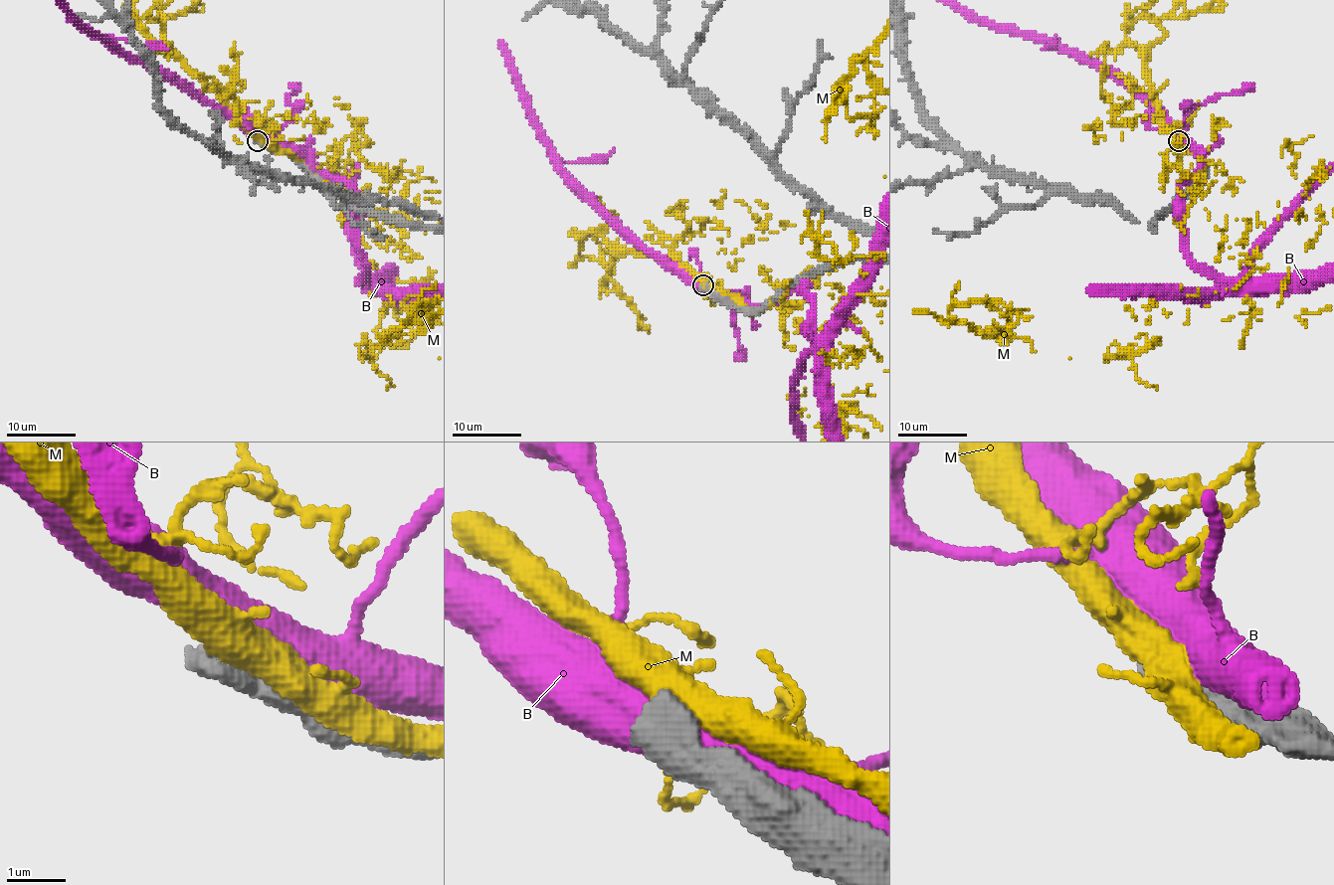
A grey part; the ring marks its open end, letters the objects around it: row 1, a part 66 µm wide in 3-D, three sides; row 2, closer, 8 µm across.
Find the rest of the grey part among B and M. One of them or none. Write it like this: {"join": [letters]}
{"join": []}

